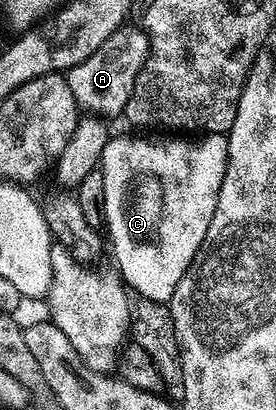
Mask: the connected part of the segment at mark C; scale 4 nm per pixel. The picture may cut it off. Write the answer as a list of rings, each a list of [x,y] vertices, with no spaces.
[[[207,134],[198,144],[195,138],[146,140],[143,137],[146,135],[131,135],[135,136],[112,135],[103,151],[101,169],[105,180],[103,220],[107,224],[106,235],[109,246],[111,242],[111,252],[115,255],[114,267],[124,285],[136,297],[167,302],[177,282],[190,273],[195,255],[206,239],[209,222],[213,222],[218,192],[227,169],[227,138],[223,134]]]

